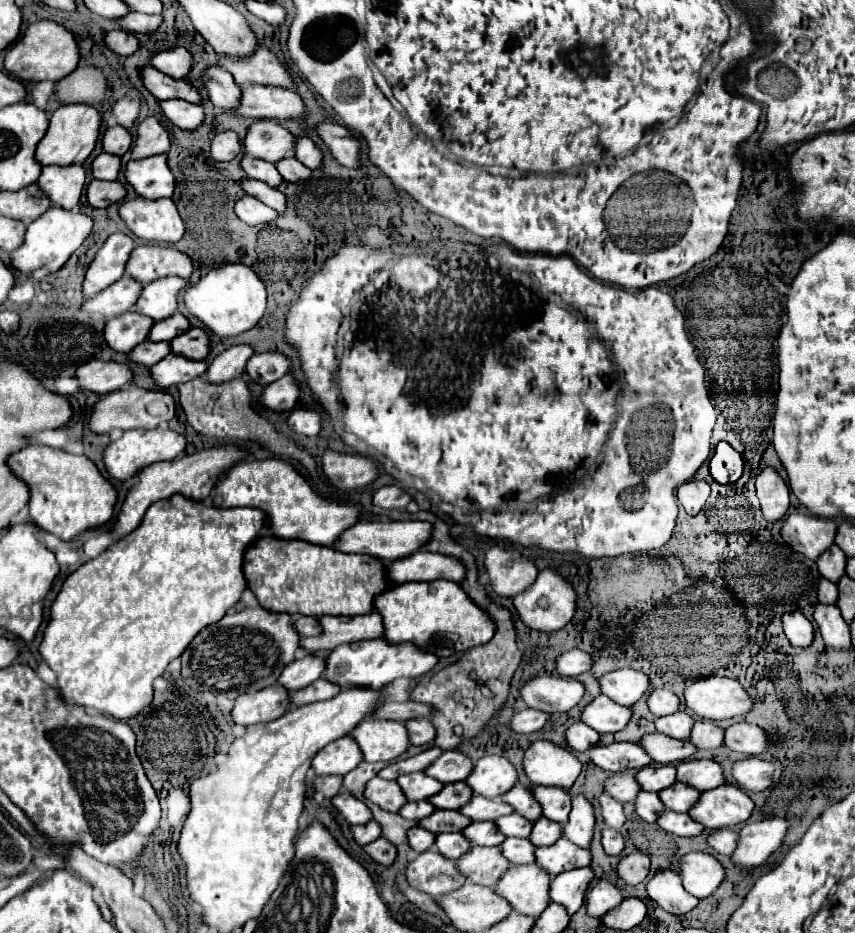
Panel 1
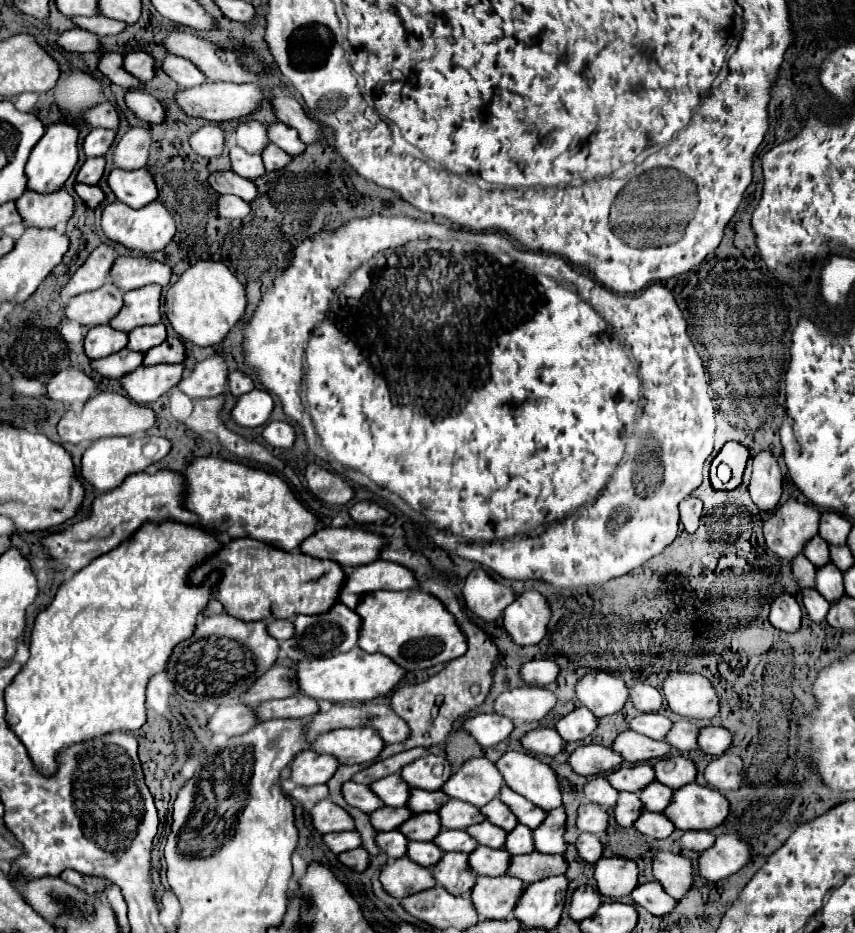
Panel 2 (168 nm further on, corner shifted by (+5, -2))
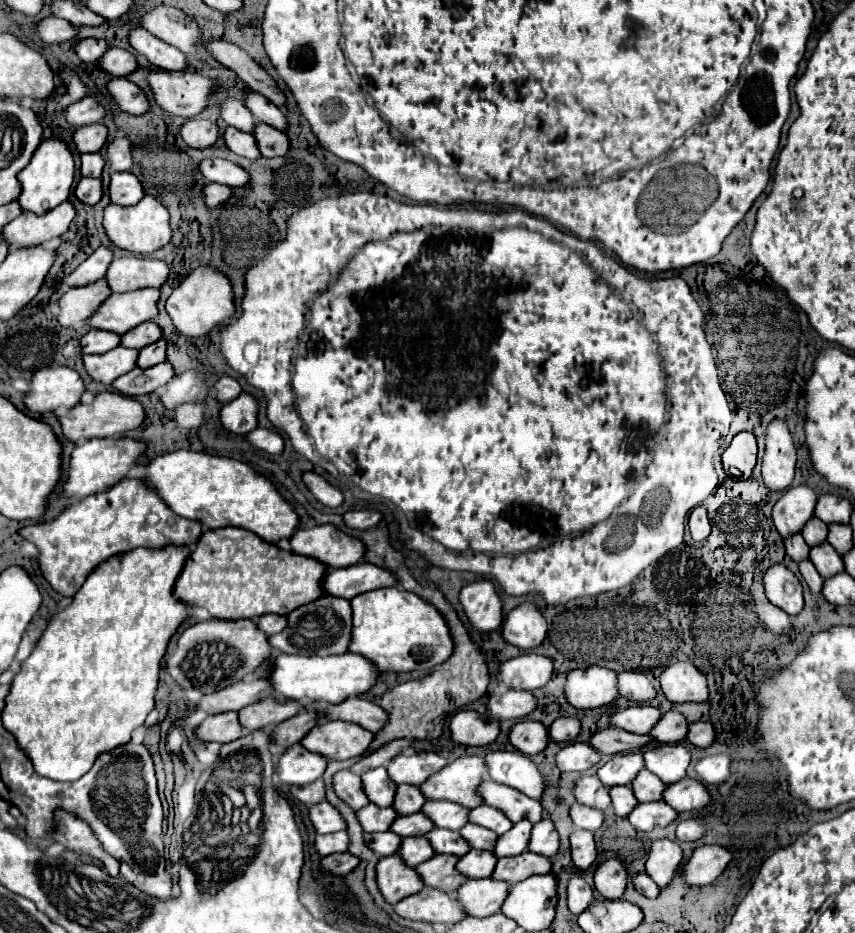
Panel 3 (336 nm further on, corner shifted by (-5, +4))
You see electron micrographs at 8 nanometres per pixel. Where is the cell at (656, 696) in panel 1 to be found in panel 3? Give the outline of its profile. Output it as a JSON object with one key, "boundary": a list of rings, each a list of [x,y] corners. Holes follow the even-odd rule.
{"boundary":[[[618,672],[618,694],[632,702],[646,702],[656,696],[652,682],[642,672]]]}

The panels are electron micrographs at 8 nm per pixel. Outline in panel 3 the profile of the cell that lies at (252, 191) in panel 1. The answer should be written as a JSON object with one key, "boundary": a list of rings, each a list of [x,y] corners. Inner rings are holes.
{"boundary":[[[204,158],[198,164],[198,170],[206,182],[218,182],[230,188],[232,186],[242,188],[248,184],[248,172],[224,158]]]}

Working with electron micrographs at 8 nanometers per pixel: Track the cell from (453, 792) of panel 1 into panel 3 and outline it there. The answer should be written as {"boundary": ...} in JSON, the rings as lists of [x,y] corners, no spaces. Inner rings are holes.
{"boundary":[[[402,784],[402,786],[396,788],[396,796],[394,796],[392,808],[398,812],[398,816],[408,816],[408,814],[420,812],[424,802],[426,802],[426,798],[422,796],[422,792],[416,786]]]}

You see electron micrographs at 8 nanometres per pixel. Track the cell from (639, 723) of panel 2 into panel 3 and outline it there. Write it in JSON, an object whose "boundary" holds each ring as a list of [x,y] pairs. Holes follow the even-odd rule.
{"boundary":[[[636,704],[636,706],[628,706],[624,710],[616,710],[608,722],[610,726],[628,730],[632,734],[648,734],[650,728],[660,720],[662,710],[650,706],[650,704]]]}

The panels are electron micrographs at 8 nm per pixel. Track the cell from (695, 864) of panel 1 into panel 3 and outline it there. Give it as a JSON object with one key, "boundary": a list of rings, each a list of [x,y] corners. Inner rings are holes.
{"boundary":[[[656,840],[648,850],[648,860],[644,864],[646,874],[658,884],[668,886],[676,870],[682,864],[682,850],[672,840]]]}

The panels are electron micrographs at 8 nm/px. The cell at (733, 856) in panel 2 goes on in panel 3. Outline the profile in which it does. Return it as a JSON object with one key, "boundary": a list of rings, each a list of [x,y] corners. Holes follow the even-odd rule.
{"boundary":[[[698,846],[682,866],[682,878],[690,886],[712,884],[730,860],[732,854],[722,846]]]}

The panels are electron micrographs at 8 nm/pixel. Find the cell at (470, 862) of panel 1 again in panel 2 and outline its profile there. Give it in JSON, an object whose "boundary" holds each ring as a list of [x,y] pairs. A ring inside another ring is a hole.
{"boundary":[[[446,852],[442,860],[432,866],[432,874],[440,886],[444,886],[450,894],[466,896],[470,888],[476,884],[476,876],[468,870],[468,854]]]}

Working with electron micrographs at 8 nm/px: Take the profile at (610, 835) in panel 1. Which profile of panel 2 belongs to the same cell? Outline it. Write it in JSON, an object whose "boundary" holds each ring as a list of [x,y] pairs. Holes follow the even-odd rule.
{"boundary":[[[584,832],[580,834],[580,838],[576,842],[576,848],[578,848],[578,854],[590,864],[600,860],[602,852],[604,852],[604,846],[602,846],[600,838],[596,834],[584,834]]]}

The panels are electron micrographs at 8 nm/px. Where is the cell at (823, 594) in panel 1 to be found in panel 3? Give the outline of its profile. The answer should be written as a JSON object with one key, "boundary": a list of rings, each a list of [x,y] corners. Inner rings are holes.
{"boundary":[[[794,534],[794,536],[788,536],[784,540],[784,546],[786,546],[786,552],[788,556],[794,560],[794,562],[802,562],[808,558],[808,552],[810,552],[810,546],[802,540],[802,534]]]}

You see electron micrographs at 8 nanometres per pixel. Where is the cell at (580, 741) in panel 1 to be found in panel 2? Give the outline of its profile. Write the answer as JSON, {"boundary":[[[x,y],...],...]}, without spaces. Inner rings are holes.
{"boundary":[[[554,728],[532,730],[522,738],[522,744],[532,754],[548,754],[548,756],[556,756],[566,748],[564,738],[560,738]]]}

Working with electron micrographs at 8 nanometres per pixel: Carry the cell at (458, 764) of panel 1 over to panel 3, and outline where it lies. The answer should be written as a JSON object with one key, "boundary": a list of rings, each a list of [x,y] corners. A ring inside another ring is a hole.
{"boundary":[[[414,752],[410,756],[400,754],[388,764],[388,776],[394,784],[412,784],[418,786],[426,782],[428,776],[446,766],[446,758],[438,752]]]}

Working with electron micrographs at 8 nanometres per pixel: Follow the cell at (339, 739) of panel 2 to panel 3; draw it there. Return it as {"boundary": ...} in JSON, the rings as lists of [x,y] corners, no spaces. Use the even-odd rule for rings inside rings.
{"boundary":[[[332,720],[324,724],[316,724],[300,744],[308,748],[308,752],[320,754],[328,760],[348,760],[358,758],[366,752],[374,734],[358,724],[350,724],[344,720]]]}

